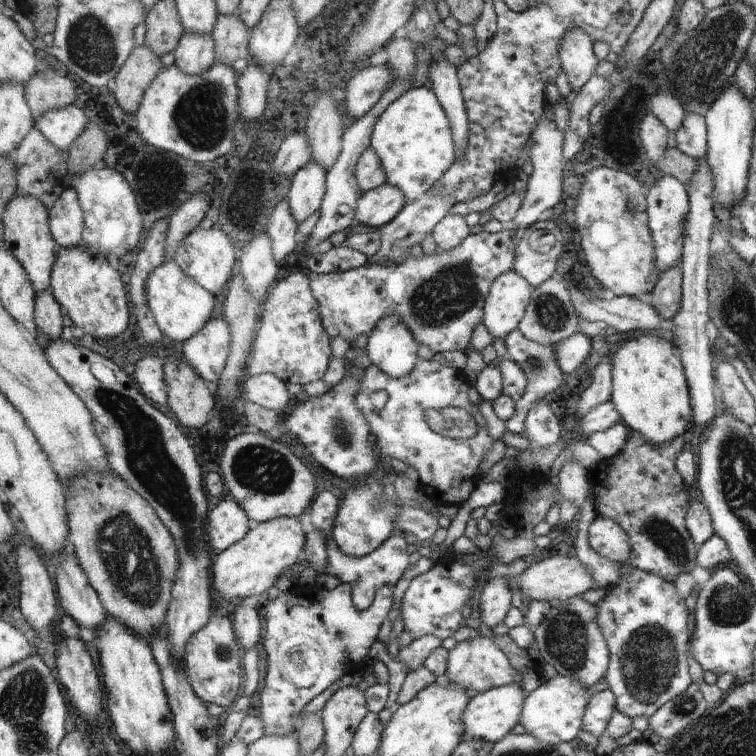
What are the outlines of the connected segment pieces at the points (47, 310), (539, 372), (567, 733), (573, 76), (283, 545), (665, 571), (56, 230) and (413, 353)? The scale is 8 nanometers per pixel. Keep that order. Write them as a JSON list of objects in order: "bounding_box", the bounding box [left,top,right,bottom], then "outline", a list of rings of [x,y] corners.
[{"bounding_box":[35,290,64,340],"outline":[[[43,290],[36,295],[35,324],[36,334],[43,334],[45,340],[57,340],[63,336],[64,308],[51,290]]]},{"bounding_box":[503,328,564,434],"outline":[[[515,328],[514,331],[511,331],[506,338],[503,338],[503,344],[505,345],[507,354],[509,354],[510,360],[521,368],[521,372],[523,372],[523,376],[525,376],[525,380],[527,380],[525,392],[523,392],[519,400],[514,402],[515,412],[513,412],[510,419],[505,422],[507,432],[520,434],[523,432],[525,415],[529,408],[531,408],[531,402],[543,398],[543,396],[546,396],[549,392],[555,392],[555,390],[559,388],[559,384],[563,382],[564,372],[559,370],[559,366],[557,366],[557,362],[555,362],[552,344],[537,344],[527,337],[524,337],[517,328]]]},{"bounding_box":[519,674,587,744],"outline":[[[556,674],[549,680],[545,680],[532,692],[526,693],[521,714],[519,714],[519,726],[525,730],[527,736],[545,742],[545,744],[572,743],[576,740],[579,730],[582,728],[582,718],[587,706],[587,690],[569,676]]]},{"bounding_box":[559,28,597,94],"outline":[[[567,28],[559,38],[559,66],[565,72],[572,94],[592,77],[597,66],[591,46],[591,38],[579,28]]]},{"bounding_box":[211,517,306,601],"outline":[[[299,517],[275,518],[275,520],[254,524],[241,542],[216,555],[211,570],[213,588],[221,598],[229,601],[247,598],[247,596],[261,596],[265,592],[274,593],[279,576],[289,574],[299,554],[304,552],[306,538]]]},{"bounding_box":[587,431,697,584],"outline":[[[632,431],[629,432],[629,438],[625,440],[625,444],[621,446],[621,450],[615,456],[611,456],[605,461],[601,460],[587,470],[590,484],[588,492],[593,498],[593,510],[597,516],[615,520],[621,526],[621,530],[627,534],[627,542],[631,548],[629,564],[641,572],[655,574],[669,584],[675,583],[678,574],[690,573],[697,566],[697,562],[695,562],[697,547],[689,538],[685,528],[685,513],[691,503],[689,491],[687,491],[685,481],[679,478],[672,457],[673,452],[685,447],[686,437],[677,436],[661,446],[653,446],[653,444],[647,444],[637,432]]]},{"bounding_box":[48,188,85,248],"outline":[[[67,188],[59,202],[48,212],[51,234],[60,248],[80,246],[85,230],[85,218],[75,189]]]},{"bounding_box":[365,316,421,378],"outline":[[[387,316],[387,319],[377,324],[367,338],[365,349],[371,363],[377,365],[379,370],[385,371],[385,374],[391,374],[393,378],[409,376],[409,373],[421,361],[417,356],[419,342],[416,342],[409,326],[399,316]]]}]

